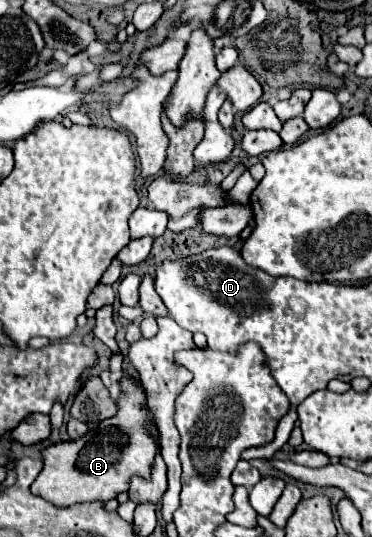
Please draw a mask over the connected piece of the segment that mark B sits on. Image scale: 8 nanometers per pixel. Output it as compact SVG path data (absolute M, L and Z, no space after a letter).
M128 376L120 380L120 398L118 414L102 422L96 430L90 430L88 436L54 444L44 450L44 468L32 484L32 492L44 500L54 502L56 506L70 506L76 502L92 500L110 500L120 492L128 490L132 474L142 478L150 476L150 462L158 450L154 438L146 434L146 418L152 420L152 414L146 404L146 392Z

